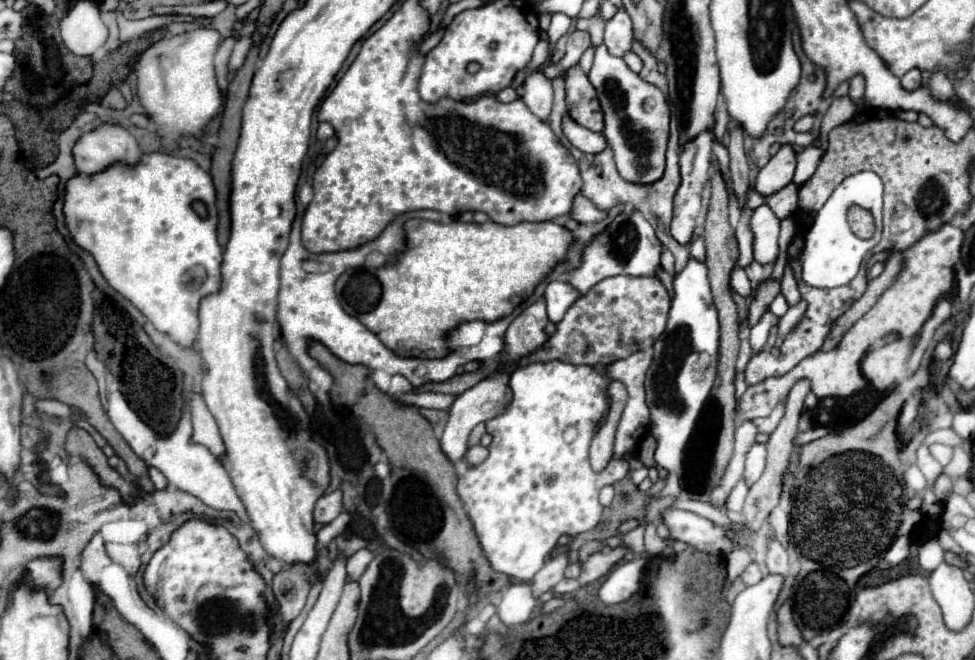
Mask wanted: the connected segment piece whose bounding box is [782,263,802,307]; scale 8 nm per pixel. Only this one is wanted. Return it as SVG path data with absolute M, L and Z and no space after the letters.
M786 263L786 271L784 271L784 279L782 279L782 295L786 297L786 301L788 301L788 305L792 307L792 305L798 305L800 303L800 293L798 293L798 285L796 285L796 279L794 279L794 275L792 275L792 271L790 271L790 267L788 267L788 263Z

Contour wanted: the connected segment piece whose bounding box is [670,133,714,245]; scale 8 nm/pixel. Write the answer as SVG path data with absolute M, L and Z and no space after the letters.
M700 133L694 141L684 145L684 151L680 155L682 183L680 183L676 197L674 197L674 215L672 215L672 223L670 223L670 235L680 245L690 243L692 231L694 231L694 221L696 221L702 205L704 205L704 195L706 195L704 189L708 185L708 167L710 167L710 157L712 157L712 143L714 143L712 133Z

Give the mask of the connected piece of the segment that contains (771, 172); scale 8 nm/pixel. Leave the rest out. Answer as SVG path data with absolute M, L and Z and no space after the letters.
M782 145L780 151L760 169L754 189L764 197L778 193L780 189L792 183L794 167L796 167L796 153L792 151L790 145Z

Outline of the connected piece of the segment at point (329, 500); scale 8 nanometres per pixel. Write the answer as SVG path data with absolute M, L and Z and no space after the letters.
M332 491L322 495L314 505L314 523L328 525L342 511L342 491Z

